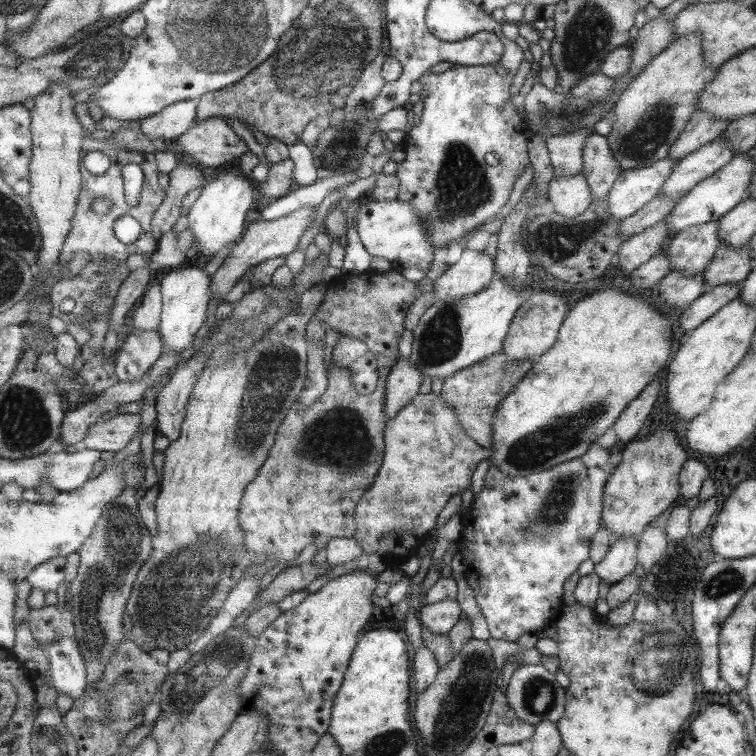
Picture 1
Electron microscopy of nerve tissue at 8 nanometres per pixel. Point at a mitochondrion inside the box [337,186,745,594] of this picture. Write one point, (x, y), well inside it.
(537, 448)

